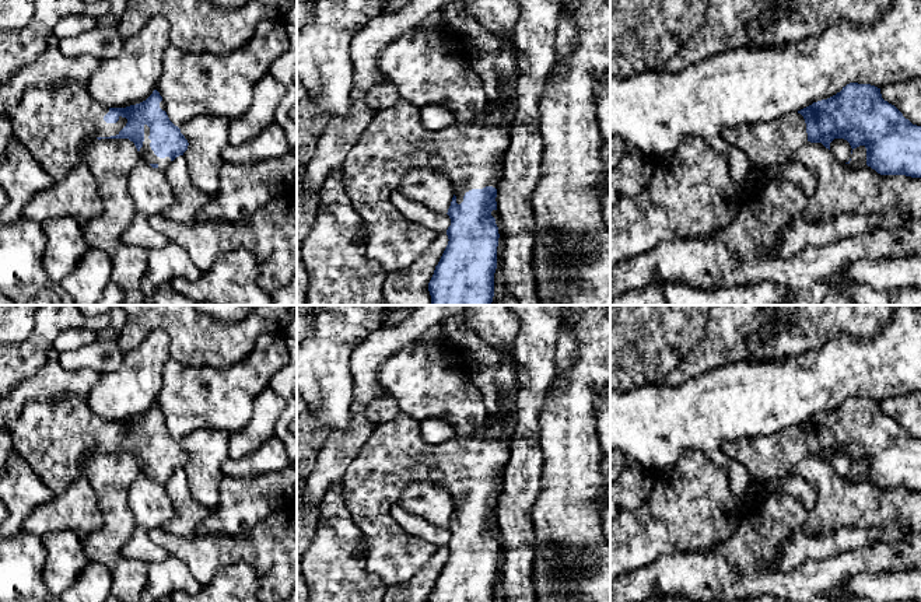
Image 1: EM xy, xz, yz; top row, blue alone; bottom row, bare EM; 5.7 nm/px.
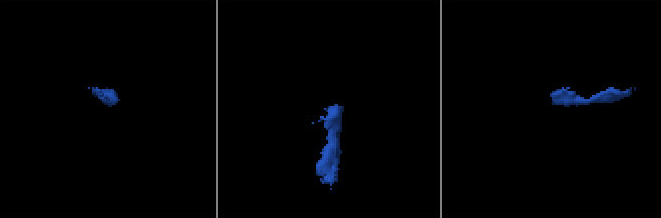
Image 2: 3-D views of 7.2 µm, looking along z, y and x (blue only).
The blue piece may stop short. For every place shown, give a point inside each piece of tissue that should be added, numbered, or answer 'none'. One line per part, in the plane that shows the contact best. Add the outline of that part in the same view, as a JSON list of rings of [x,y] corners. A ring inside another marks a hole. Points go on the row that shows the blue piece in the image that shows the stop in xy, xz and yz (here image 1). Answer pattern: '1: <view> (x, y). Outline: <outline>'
1: xy (146, 153). Outline: [[[144,125],[144,141],[143,147],[139,151],[140,157],[148,164],[157,164],[158,169],[165,171],[172,161],[169,157],[160,158],[154,154],[154,151],[150,147],[151,140],[148,139],[148,136],[150,136],[150,127]]]

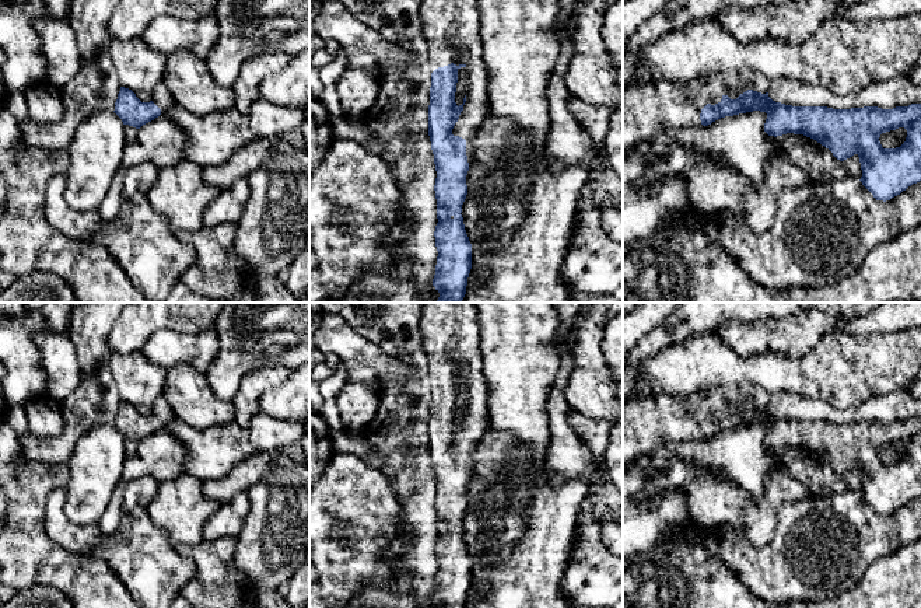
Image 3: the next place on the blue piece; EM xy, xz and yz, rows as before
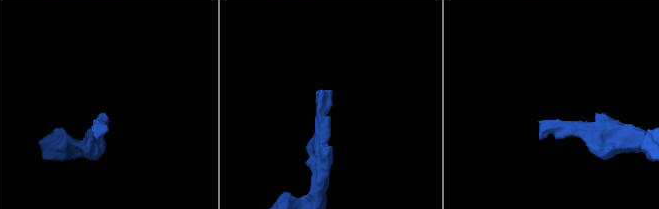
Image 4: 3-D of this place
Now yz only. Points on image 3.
1: yz (650, 112). Outline: [[[684,83],[623,87],[623,151],[641,140],[659,144],[676,132],[704,127],[700,113],[707,104],[704,90]]]

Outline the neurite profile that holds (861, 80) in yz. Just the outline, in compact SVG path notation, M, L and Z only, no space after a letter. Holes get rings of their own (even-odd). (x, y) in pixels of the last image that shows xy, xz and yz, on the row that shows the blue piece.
M921 13L889 21L852 22L840 17L824 20L801 45L766 39L740 43L717 22L690 22L682 31L668 34L638 53L662 81L680 84L705 78L714 71L749 69L768 77L794 78L844 95L859 92L873 83L904 76L921 57Z

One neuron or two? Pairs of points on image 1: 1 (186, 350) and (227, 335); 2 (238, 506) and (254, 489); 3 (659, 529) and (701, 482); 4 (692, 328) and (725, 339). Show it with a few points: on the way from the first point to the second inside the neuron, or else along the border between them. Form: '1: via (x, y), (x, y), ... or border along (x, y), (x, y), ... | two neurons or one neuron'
1: via (196, 342), (217, 342) | one neuron
2: via (242, 501), (251, 493) | one neuron
3: via (671, 518), (693, 493) | one neuron
4: border along (708, 319), (706, 335), (683, 357) | two neurons

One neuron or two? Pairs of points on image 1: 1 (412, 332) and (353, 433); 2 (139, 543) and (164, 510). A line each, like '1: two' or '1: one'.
1: one
2: one

